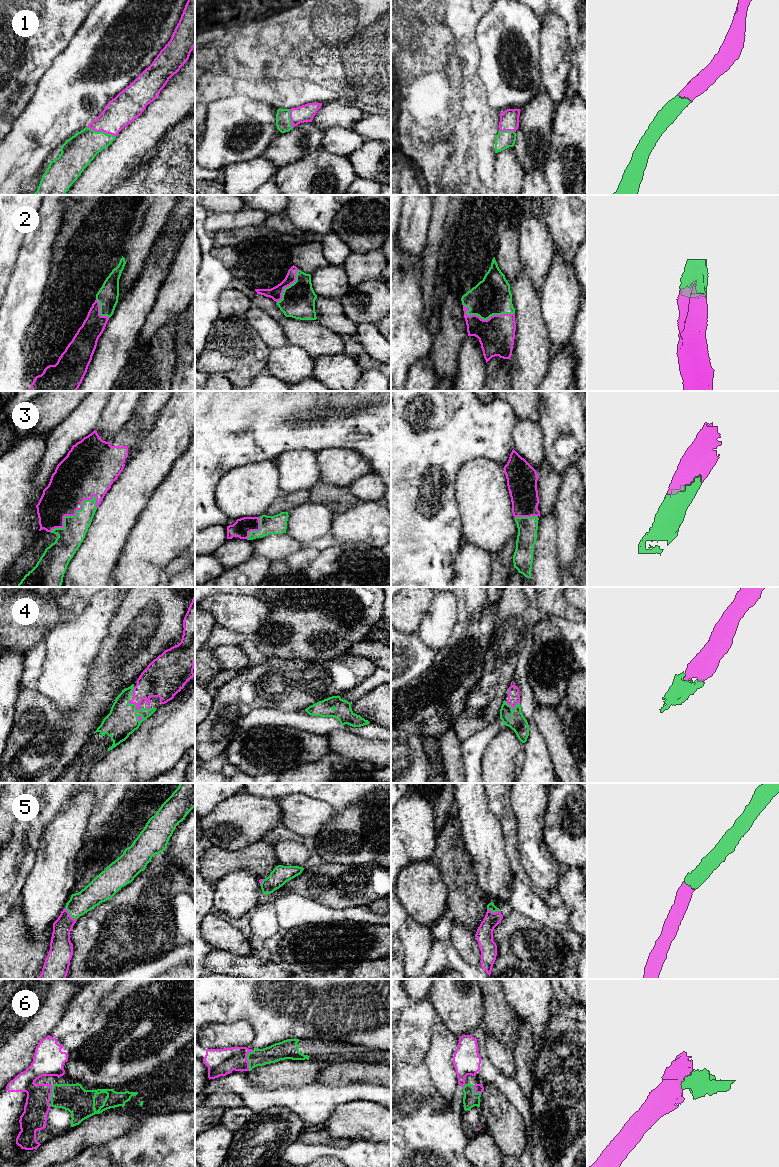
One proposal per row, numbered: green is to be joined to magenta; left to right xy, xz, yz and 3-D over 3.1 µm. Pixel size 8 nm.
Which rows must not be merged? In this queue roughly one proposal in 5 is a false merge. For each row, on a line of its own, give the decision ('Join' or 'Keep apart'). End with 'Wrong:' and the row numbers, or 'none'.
1: Join
2: Join
3: Join
4: Join
5: Join
6: Join
Wrong: none

